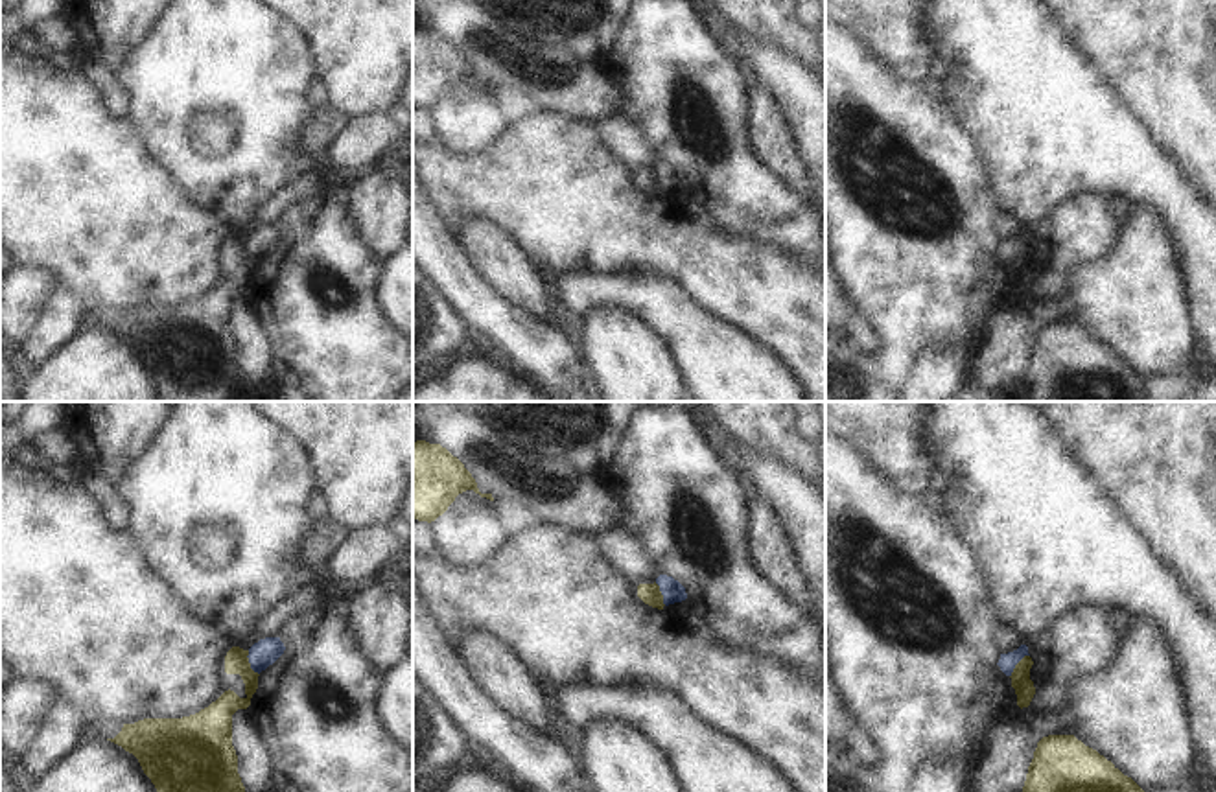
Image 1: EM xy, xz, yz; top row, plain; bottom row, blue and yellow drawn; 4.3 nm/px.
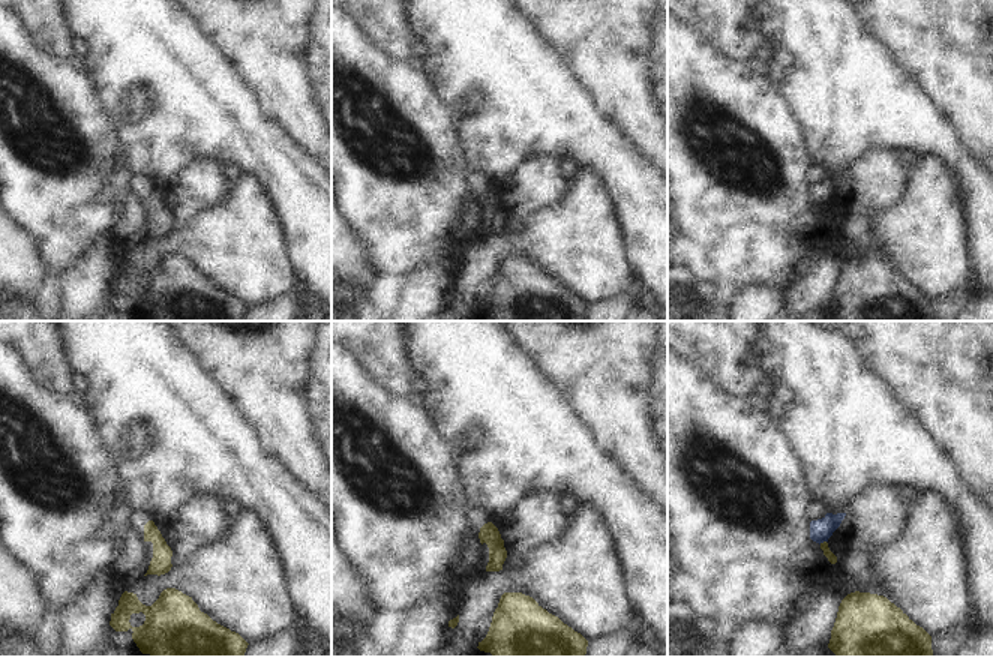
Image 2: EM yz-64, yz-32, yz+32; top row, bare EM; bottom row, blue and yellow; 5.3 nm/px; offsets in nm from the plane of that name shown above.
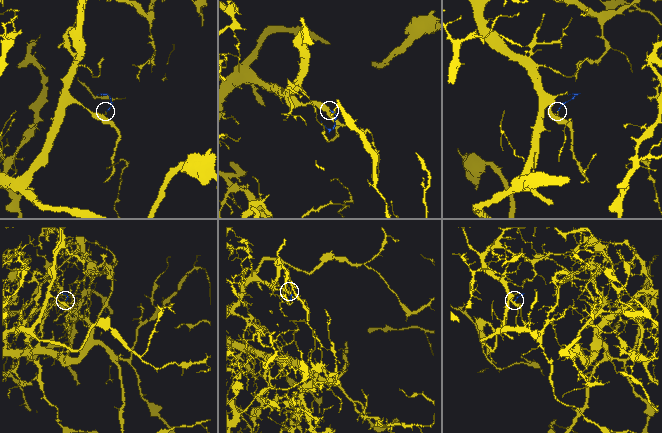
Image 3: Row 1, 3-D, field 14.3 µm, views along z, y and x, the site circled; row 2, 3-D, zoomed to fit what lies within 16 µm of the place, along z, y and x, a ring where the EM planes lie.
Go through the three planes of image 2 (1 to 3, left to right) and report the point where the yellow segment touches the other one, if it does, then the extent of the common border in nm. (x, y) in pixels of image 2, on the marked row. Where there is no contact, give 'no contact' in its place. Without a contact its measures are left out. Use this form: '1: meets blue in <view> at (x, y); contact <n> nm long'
1: no contact
2: no contact
3: meets blue in yz+32 at (822, 542); contact 40 nm long

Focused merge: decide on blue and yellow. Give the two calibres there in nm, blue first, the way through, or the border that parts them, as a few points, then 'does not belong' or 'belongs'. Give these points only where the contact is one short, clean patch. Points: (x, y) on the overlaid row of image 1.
calibres 120 and 110 nm; border xy (247, 651), (247, 662), (258, 675); does not belong

